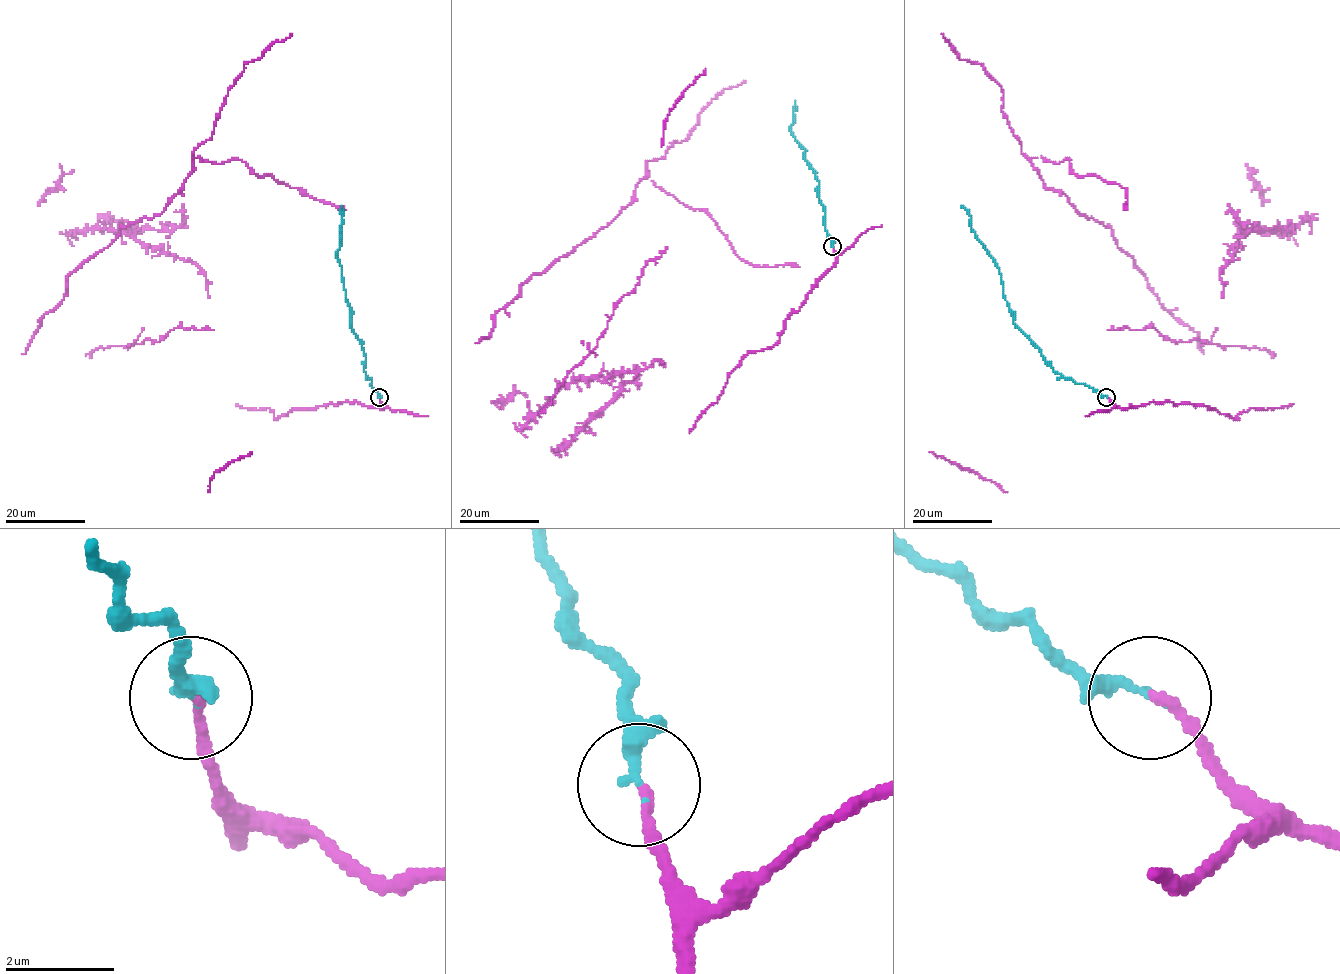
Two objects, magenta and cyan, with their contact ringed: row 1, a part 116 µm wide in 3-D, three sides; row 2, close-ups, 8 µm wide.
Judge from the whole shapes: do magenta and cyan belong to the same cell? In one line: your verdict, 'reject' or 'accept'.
accept

